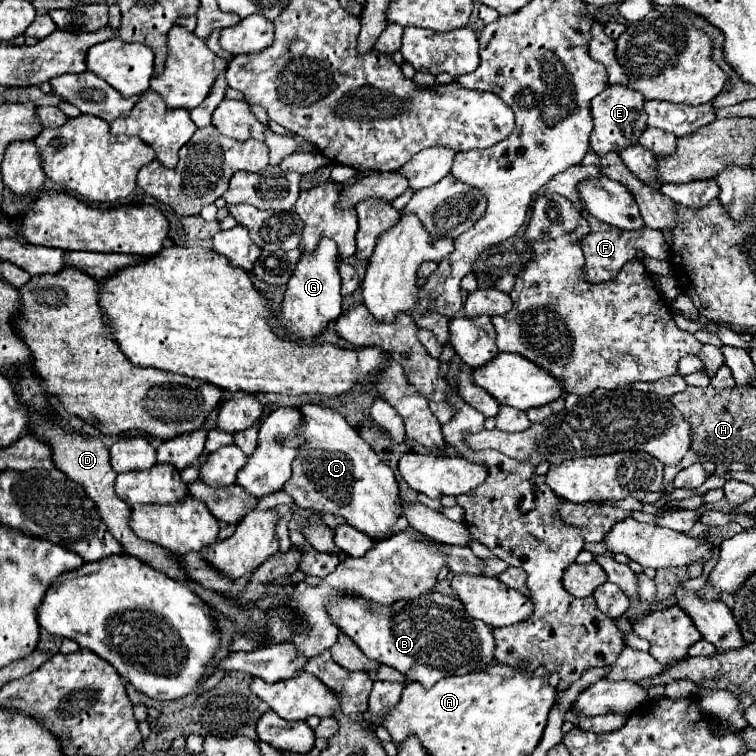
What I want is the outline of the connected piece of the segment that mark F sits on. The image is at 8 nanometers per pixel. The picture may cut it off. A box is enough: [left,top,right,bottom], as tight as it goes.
[580,209,670,283]

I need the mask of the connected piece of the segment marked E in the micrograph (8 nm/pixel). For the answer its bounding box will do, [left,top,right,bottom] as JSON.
[590,85,646,155]

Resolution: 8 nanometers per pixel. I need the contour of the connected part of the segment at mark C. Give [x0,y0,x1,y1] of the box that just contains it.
[284,405,402,539]

